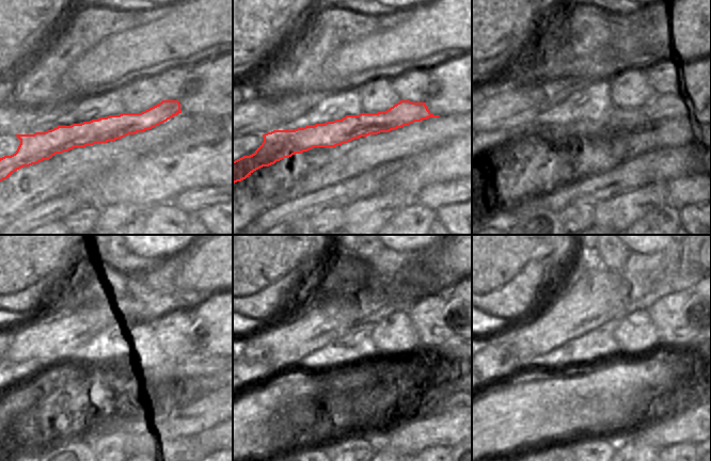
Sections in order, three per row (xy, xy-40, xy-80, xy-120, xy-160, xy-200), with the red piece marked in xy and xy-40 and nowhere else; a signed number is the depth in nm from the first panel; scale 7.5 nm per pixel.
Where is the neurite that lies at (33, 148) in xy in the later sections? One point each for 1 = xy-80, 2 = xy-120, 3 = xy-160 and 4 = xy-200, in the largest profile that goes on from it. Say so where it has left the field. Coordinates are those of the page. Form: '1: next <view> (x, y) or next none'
1: next xy-80 (658, 108)
2: next xy-120 (141, 361)
3: next xy-160 (449, 346)
4: next xy-200 (689, 349)

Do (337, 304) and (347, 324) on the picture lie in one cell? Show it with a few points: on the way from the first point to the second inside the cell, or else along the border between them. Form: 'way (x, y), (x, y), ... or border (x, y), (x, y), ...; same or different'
way (337, 310), (337, 315), (342, 319); same

